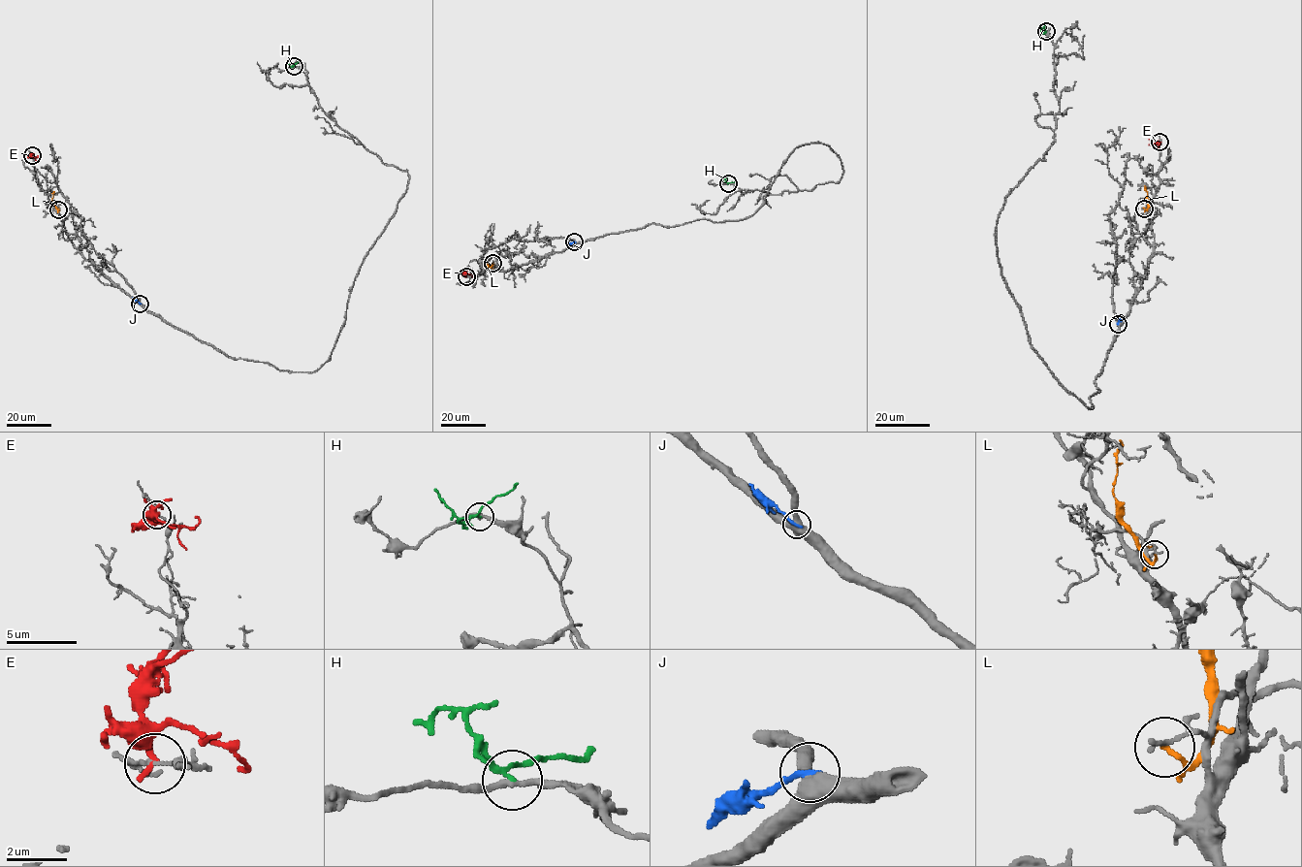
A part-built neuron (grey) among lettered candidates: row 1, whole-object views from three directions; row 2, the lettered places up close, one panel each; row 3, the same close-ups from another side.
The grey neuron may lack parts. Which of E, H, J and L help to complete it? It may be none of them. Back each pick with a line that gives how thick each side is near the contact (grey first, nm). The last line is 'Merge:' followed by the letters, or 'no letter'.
Merge: no letter

